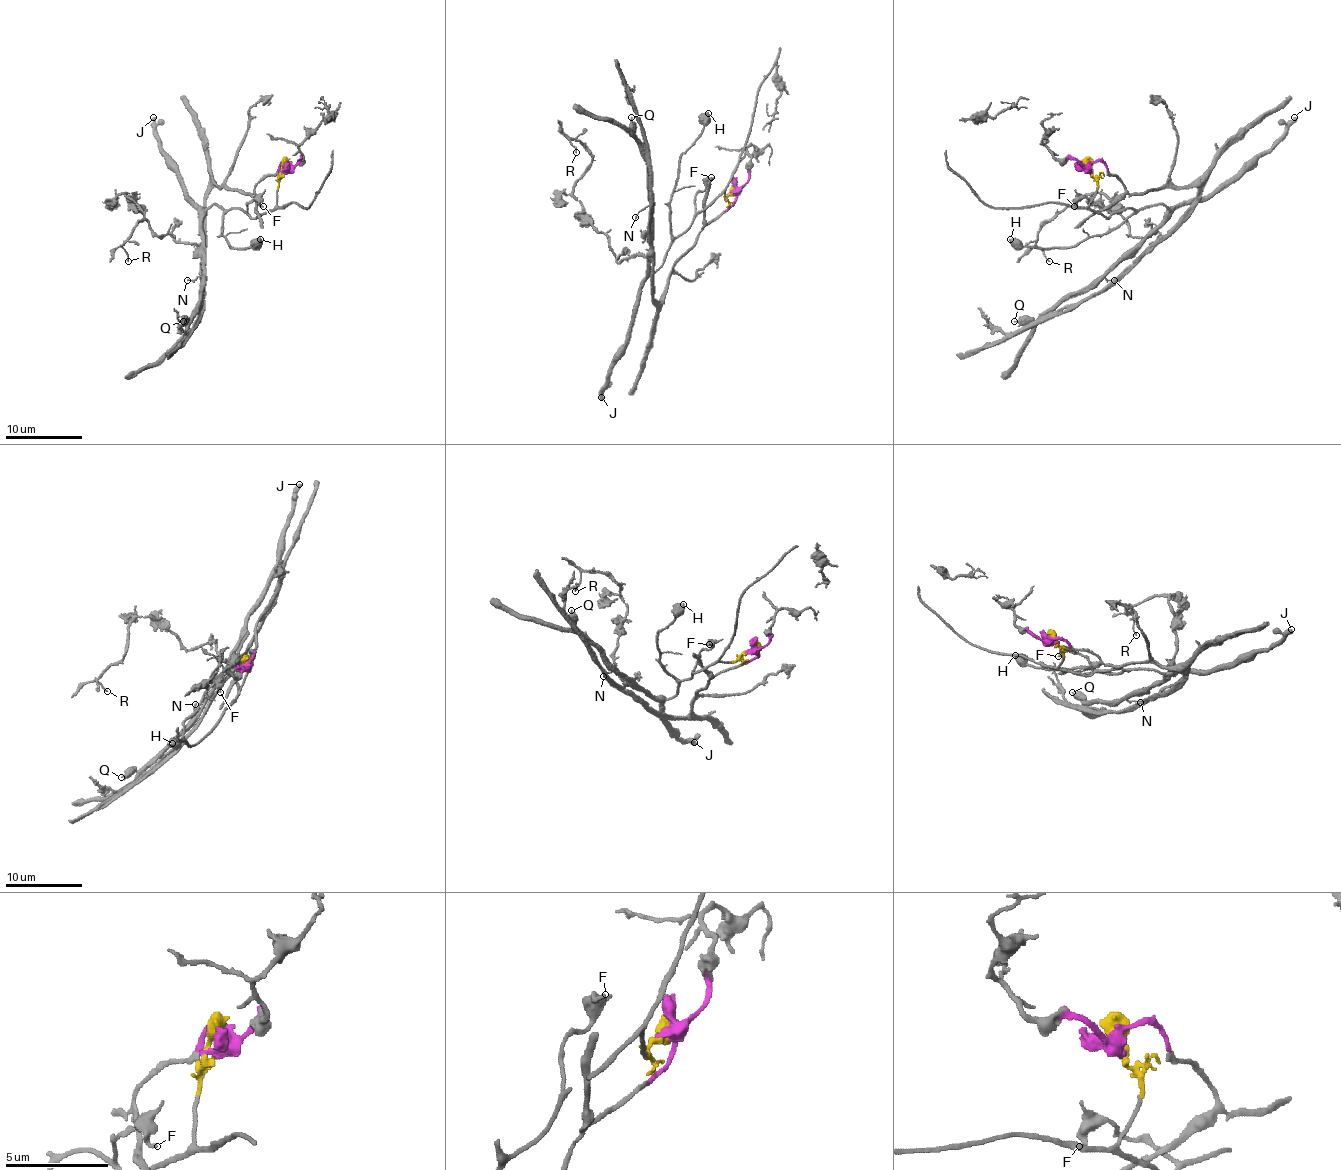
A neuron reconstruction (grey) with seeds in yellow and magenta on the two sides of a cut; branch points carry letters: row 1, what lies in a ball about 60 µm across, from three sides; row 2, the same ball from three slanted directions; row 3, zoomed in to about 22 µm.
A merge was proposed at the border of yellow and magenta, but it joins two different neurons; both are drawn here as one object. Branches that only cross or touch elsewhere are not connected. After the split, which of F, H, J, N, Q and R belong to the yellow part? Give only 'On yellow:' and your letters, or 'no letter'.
On yellow: F, H, J, N, Q

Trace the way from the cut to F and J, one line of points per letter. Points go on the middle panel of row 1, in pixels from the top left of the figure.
F: (735, 191), (726, 201), (722, 193), (695, 212), (695, 197), (706, 187), (710, 178)
J: (735, 191), (726, 201), (724, 193), (716, 197), (643, 283), (624, 354), (609, 375), (601, 398)

